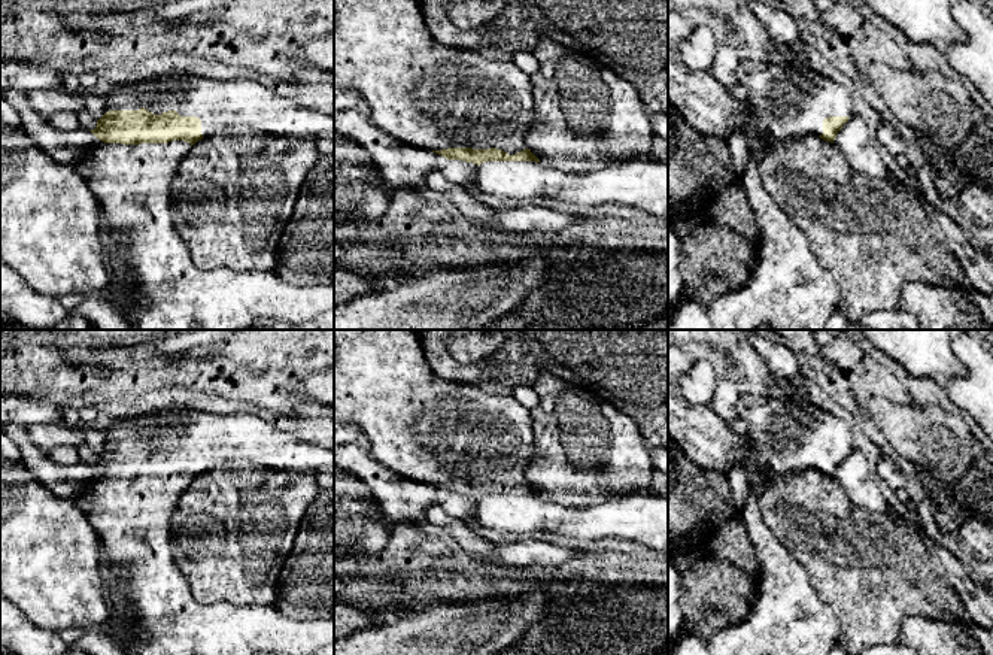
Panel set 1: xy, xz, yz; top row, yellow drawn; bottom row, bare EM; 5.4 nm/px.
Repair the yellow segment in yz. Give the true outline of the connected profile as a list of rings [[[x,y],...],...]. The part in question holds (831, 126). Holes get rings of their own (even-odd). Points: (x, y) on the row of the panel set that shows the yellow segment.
[[[743,60],[737,78],[738,84],[748,90],[751,119],[745,127],[745,134],[753,139],[768,134],[774,143],[781,143],[816,134],[833,143],[838,131],[854,115],[851,91],[799,64],[778,66],[768,61]]]

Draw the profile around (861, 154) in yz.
[[[853,115],[838,131],[833,143],[854,172],[875,179],[889,178],[881,154],[871,142],[868,125],[860,116]]]

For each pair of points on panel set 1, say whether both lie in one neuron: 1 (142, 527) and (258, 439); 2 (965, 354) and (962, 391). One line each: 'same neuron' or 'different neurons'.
1: same neuron
2: same neuron

